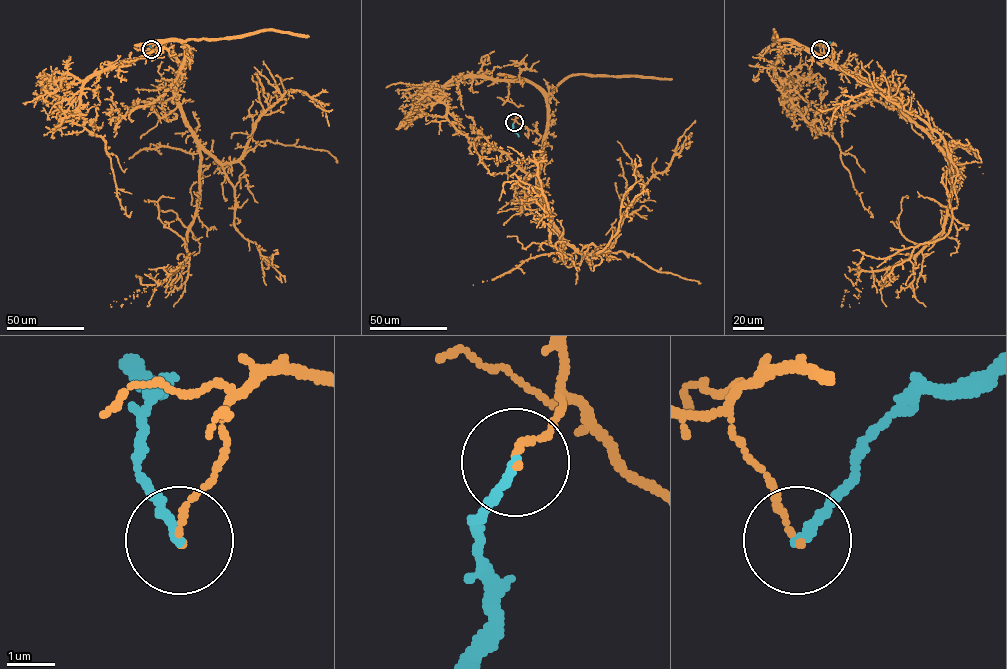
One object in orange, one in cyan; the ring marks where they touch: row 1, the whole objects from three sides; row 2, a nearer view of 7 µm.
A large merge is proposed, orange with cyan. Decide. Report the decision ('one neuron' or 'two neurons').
two neurons

